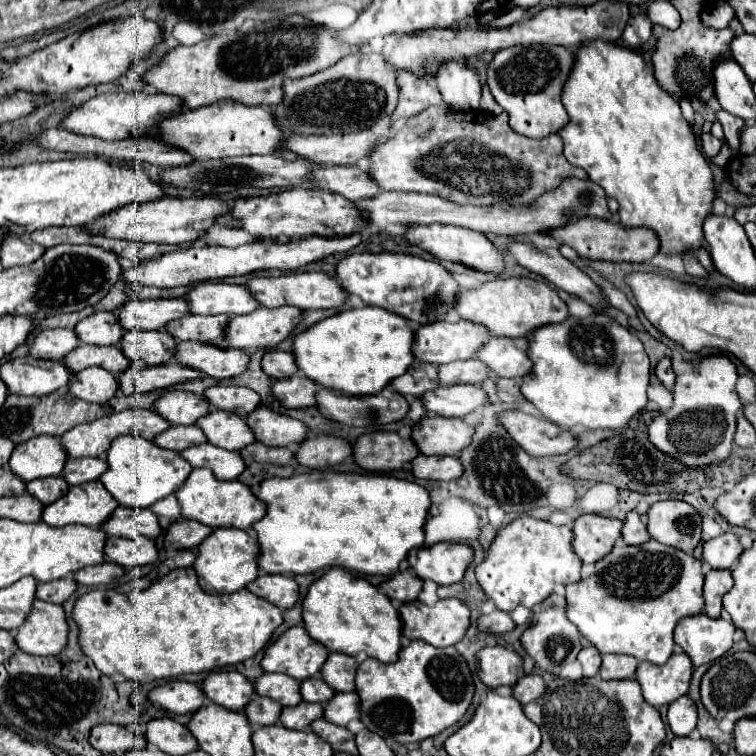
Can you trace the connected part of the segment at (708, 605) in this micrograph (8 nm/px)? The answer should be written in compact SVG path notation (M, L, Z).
M709 571L705 575L705 589L703 589L703 597L705 597L705 613L711 617L719 617L721 615L721 599L723 595L733 587L733 577L731 571Z

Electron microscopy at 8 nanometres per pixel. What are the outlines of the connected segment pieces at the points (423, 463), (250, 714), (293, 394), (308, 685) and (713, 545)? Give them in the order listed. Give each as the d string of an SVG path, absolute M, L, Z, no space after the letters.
M417 455L411 461L411 473L415 479L457 479L463 469L459 467L457 457L427 457L427 455Z
M255 695L251 699L251 703L247 703L243 713L247 715L247 719L253 727L259 727L259 725L275 725L279 721L281 709L283 707L279 707L279 703L275 703L273 699L263 699L263 697Z
M297 373L287 379L279 379L271 383L271 393L279 403L287 409L295 407L313 407L315 405L315 383L311 383L305 375Z
M311 677L311 679L305 679L301 683L301 697L303 697L303 701L327 703L333 695L335 695L335 691L331 687L327 687L327 683L323 683L321 677Z
M723 533L703 543L703 561L711 569L731 569L741 553L743 547L733 533Z

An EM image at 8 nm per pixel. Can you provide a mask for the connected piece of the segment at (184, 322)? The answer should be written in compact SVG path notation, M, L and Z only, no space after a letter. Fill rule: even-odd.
M183 315L173 323L167 323L167 333L177 341L199 341L209 345L223 345L223 323L227 323L227 315L217 317L199 317L199 315Z

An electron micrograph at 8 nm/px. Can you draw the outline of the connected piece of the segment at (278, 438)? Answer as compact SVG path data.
M257 407L245 417L255 439L267 447L297 445L307 437L307 427L287 415L279 415L269 407Z

